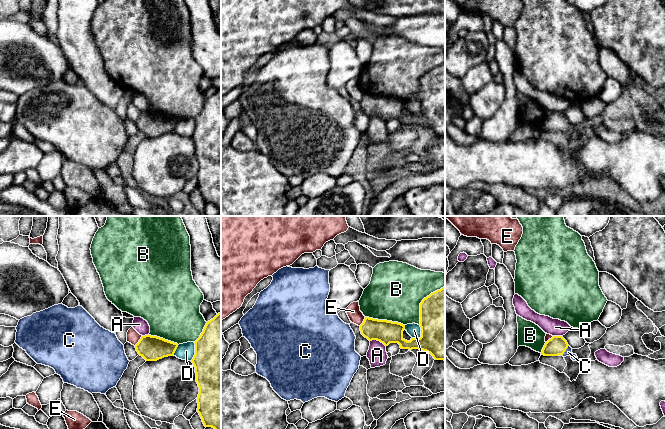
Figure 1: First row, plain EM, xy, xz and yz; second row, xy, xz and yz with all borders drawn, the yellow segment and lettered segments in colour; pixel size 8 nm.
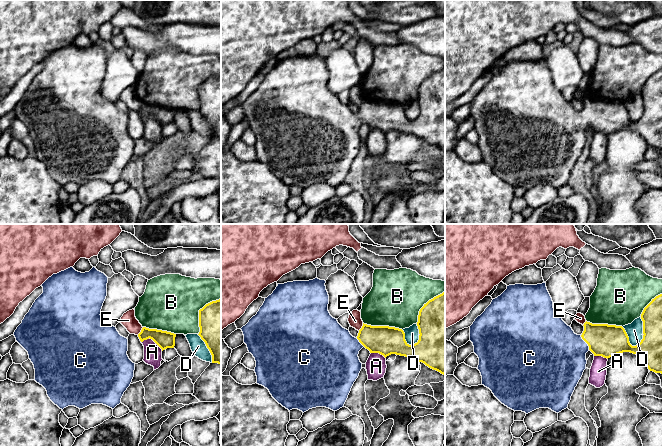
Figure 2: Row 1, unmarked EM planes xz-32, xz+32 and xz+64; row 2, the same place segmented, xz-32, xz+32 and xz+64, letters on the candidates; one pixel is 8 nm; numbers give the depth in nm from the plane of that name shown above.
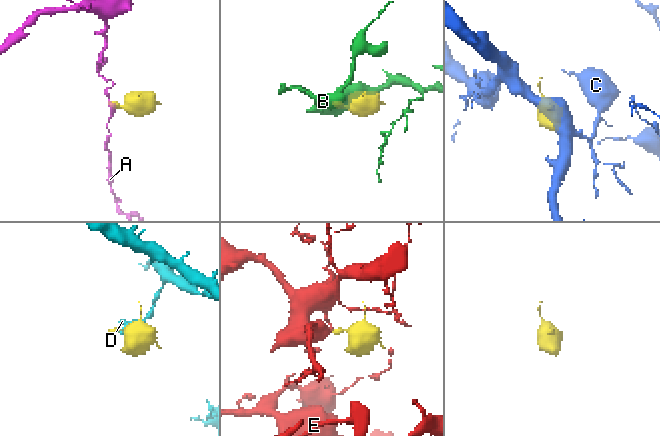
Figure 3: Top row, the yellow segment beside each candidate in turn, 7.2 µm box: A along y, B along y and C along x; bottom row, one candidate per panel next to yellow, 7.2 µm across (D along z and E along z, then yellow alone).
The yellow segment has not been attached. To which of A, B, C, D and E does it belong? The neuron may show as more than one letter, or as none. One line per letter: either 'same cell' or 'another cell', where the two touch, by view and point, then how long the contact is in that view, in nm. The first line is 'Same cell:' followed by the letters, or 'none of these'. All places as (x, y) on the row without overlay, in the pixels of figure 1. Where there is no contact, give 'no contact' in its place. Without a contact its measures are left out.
Same cell: C
A: another cell; meets yellow in xz at (378, 116); contact 140 nm long
B: another cell; meets yellow in xz at (422, 77); contact 380 nm long
C: same cell; meets yellow in yz at (565, 126); contact 100 nm long
D: another cell; meets yellow in xz at (421, 110); contact 130 nm long
E: another cell; meets yellow in xy at (139, 117); contact 100 nm long

